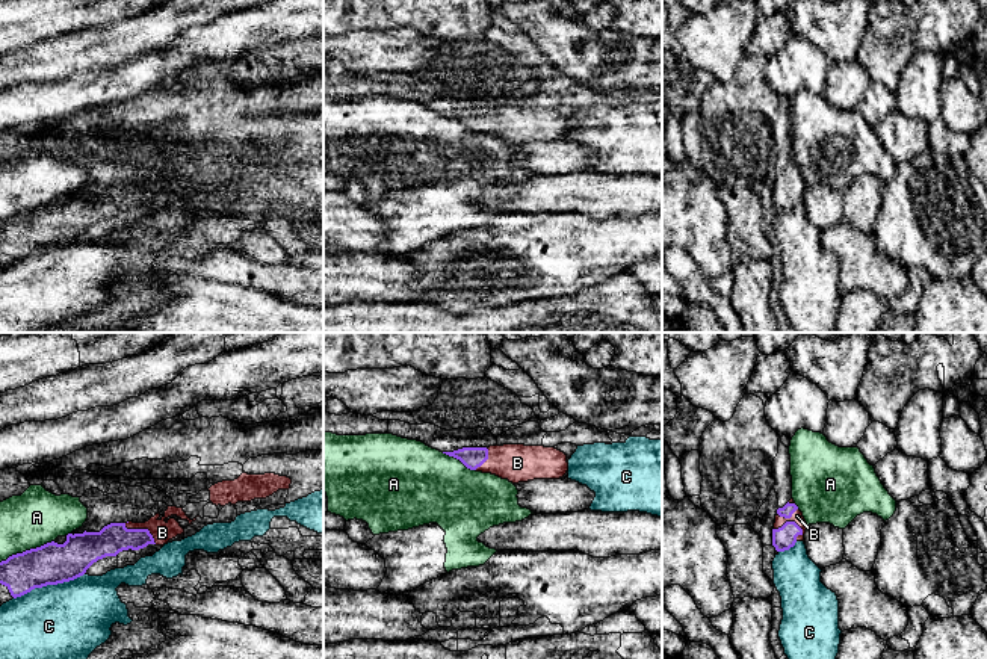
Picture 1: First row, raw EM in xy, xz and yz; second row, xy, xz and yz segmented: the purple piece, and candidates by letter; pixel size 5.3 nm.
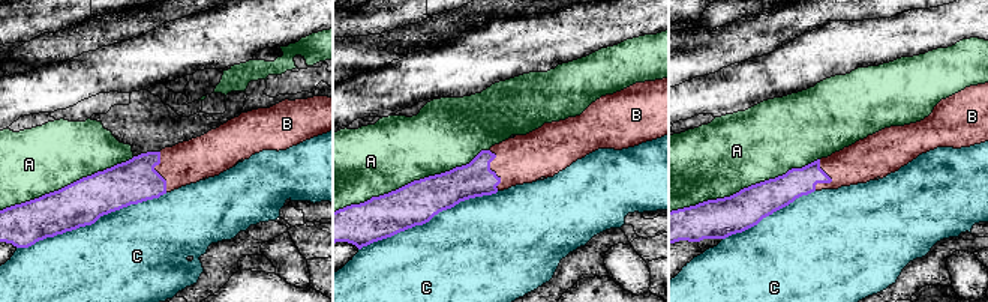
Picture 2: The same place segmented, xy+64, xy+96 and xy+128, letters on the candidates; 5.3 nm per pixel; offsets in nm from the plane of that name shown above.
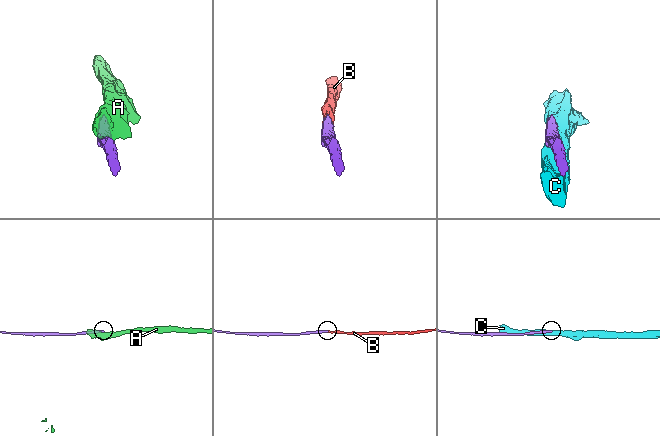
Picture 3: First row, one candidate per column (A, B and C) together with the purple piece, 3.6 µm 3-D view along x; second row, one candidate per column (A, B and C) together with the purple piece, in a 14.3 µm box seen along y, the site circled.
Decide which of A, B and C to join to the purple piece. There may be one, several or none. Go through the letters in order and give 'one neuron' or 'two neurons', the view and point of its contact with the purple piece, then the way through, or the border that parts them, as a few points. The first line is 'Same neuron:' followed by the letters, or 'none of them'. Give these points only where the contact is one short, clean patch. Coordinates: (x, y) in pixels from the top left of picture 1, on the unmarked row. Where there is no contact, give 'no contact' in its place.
Same neuron: B
A: two neurons; contact xy (26, 212)
B: one neuron; contact yz (795, 185); way yz (783, 200), (795, 185), (797, 177)
C: two neurons; contact xy (49, 245)

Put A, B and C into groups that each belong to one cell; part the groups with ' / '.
A / B / C

